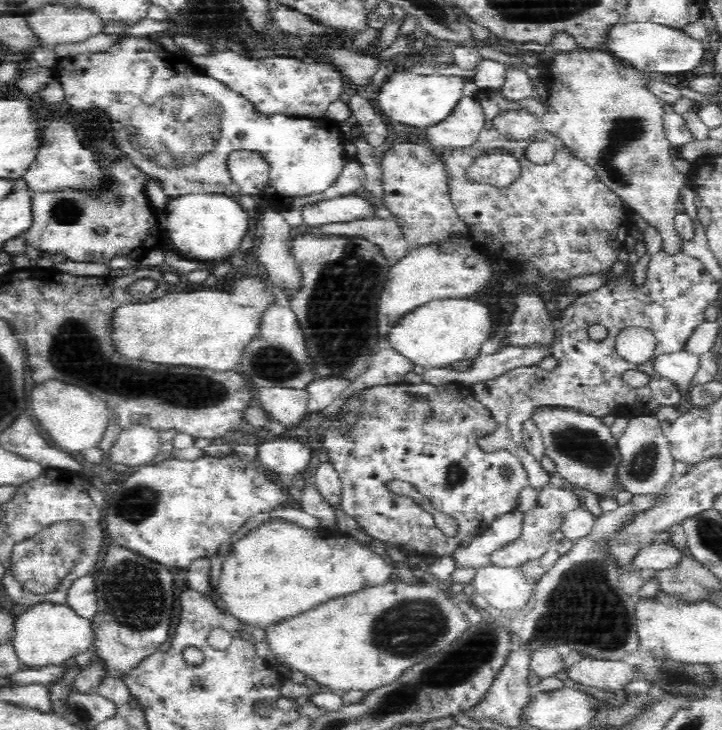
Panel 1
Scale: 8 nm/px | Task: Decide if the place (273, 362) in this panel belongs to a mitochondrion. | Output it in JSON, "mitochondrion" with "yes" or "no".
{"mitochondrion":"yes"}

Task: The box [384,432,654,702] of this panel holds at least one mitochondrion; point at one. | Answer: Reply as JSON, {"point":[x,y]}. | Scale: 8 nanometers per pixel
{"point":[583,604]}

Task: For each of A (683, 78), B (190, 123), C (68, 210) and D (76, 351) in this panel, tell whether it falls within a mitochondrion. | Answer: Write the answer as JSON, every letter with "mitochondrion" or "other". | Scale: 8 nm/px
{"A":"other","B":"mitochondrion","C":"mitochondrion","D":"mitochondrion"}

